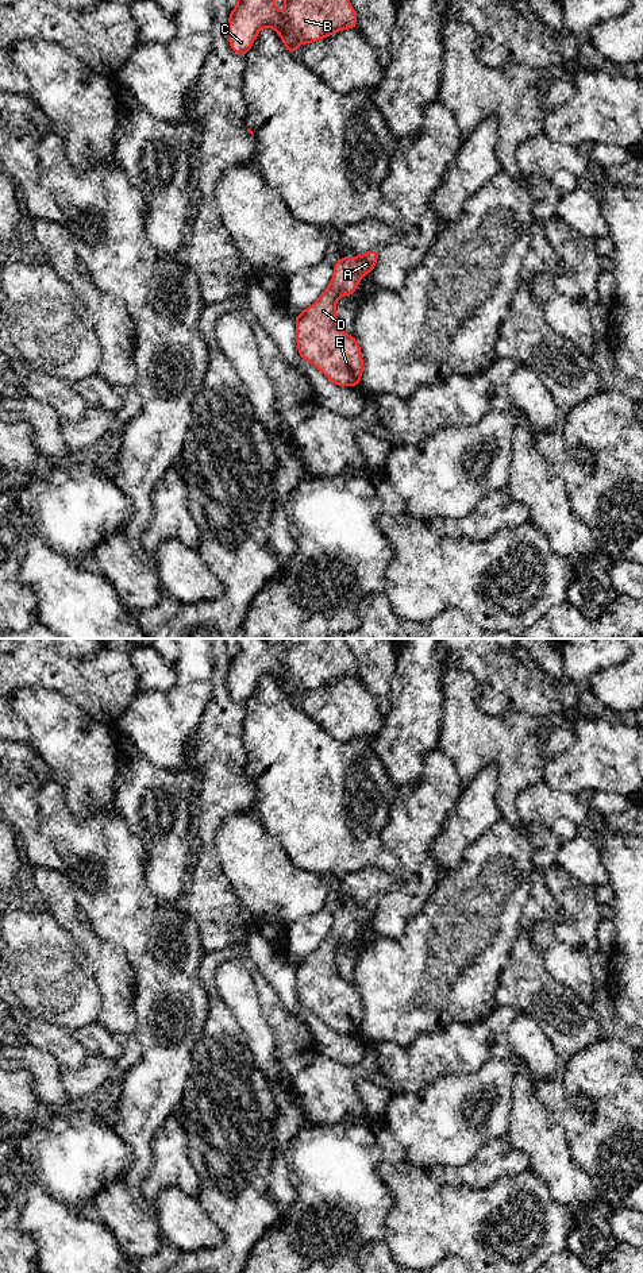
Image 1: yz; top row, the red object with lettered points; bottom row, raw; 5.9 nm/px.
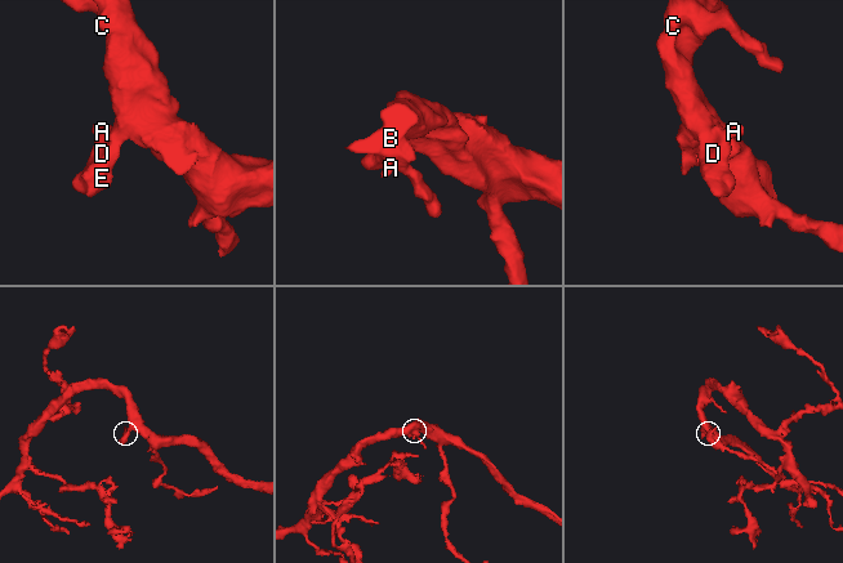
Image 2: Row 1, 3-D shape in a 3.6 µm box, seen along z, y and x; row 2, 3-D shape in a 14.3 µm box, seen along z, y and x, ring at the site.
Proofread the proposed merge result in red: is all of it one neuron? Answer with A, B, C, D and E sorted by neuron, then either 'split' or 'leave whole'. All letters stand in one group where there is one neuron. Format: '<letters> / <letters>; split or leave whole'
A B C D E; leave whole

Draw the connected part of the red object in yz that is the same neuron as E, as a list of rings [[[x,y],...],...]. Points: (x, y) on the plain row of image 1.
[[[378,899],[344,904],[334,911],[334,923],[320,944],[294,964],[299,1003],[317,1015],[332,1031],[358,1035],[363,1007],[357,987],[340,979],[335,954],[340,944],[353,944],[359,927],[373,919]]]

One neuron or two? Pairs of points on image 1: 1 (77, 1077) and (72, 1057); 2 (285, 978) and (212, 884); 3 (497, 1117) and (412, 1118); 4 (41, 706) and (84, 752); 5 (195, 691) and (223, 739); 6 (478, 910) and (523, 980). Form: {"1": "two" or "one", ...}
{"1": "two", "2": "two", "3": "one", "4": "one", "5": "two", "6": "two"}

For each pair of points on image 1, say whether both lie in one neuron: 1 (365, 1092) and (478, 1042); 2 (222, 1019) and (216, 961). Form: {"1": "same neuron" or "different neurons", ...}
{"1": "different neurons", "2": "same neuron"}

